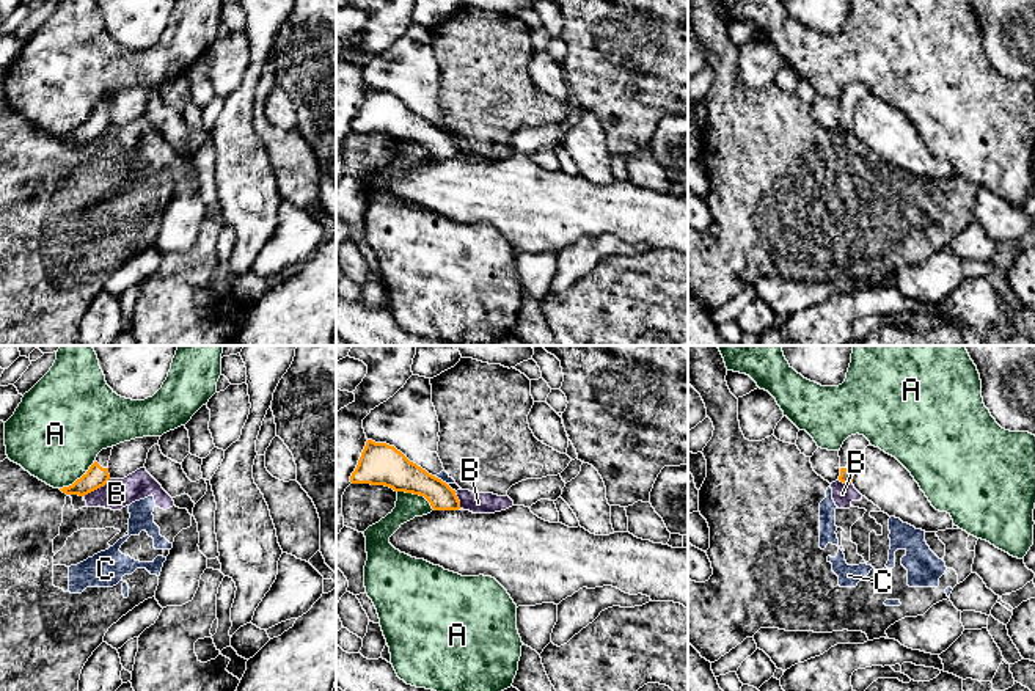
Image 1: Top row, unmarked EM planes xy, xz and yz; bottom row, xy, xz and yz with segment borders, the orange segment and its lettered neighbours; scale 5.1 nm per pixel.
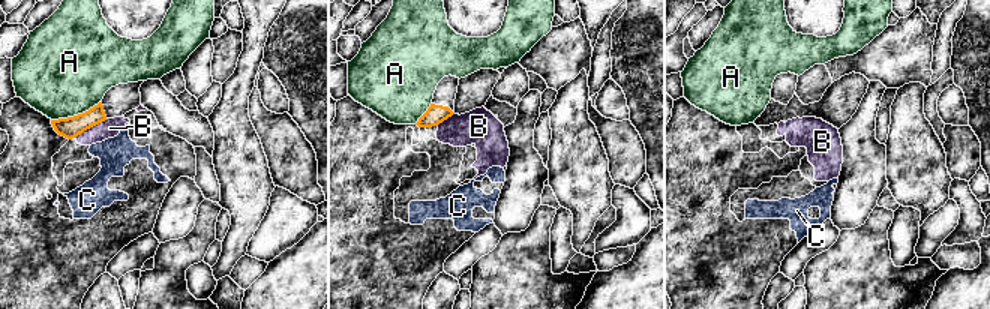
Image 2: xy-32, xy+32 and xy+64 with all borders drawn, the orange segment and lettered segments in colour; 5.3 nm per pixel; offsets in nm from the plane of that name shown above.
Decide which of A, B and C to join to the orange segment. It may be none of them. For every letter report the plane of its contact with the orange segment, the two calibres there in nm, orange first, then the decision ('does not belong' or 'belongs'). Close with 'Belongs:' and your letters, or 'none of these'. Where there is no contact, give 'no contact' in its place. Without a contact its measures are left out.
A: meets orange in xz; 220 nm thick on the orange side, 130 nm on the other; does not belong
B: meets orange in xy; 110 nm thick on the orange side, 160 nm on the other; does not belong
C: meets orange in xz; 180 nm thick on the orange side, 50 nm on the other; does not belong
Belongs: none of these

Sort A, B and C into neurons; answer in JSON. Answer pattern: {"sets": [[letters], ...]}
{"sets": [["A"], ["B", "C"]]}

